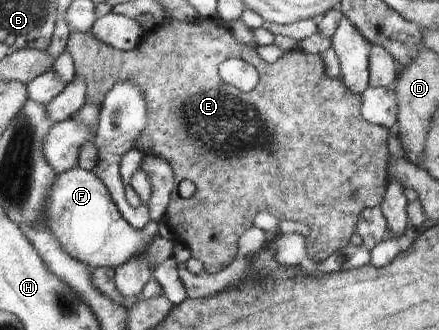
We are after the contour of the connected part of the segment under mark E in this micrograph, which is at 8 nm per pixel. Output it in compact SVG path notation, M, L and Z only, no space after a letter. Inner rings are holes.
M196 16L193 22L185 24L185 22L179 22L179 20L164 18L163 24L157 30L153 28L153 30L143 33L141 42L133 50L119 50L101 42L101 40L95 40L95 36L91 36L91 31L68 33L66 50L73 58L77 76L83 78L83 82L87 86L87 92L85 92L87 101L95 102L99 109L101 104L103 104L105 94L112 90L117 82L123 82L126 79L127 82L131 82L131 84L141 90L141 94L143 94L143 98L146 100L147 124L145 125L145 130L137 138L137 142L135 142L135 149L143 152L145 155L165 160L173 170L176 187L183 180L193 182L195 192L188 199L183 198L178 190L172 191L169 199L169 208L167 208L164 218L167 220L167 226L169 226L169 230L171 230L176 240L181 242L181 244L185 244L191 250L192 257L202 262L203 268L207 273L217 274L217 272L221 272L221 270L227 268L233 262L238 253L238 240L241 238L241 234L247 232L249 228L255 227L253 218L259 212L271 212L277 218L289 218L289 220L297 220L300 224L301 222L307 224L311 231L305 240L309 258L313 261L322 261L326 256L331 256L333 252L339 252L341 248L349 246L351 236L357 232L357 218L359 218L361 212L365 209L379 207L381 202L383 202L389 177L387 172L389 129L385 126L380 127L377 124L369 124L367 120L363 120L363 116L361 116L361 94L353 94L343 84L343 80L340 77L333 78L329 74L325 74L325 66L320 55L312 55L297 49L296 51L284 53L273 64L269 64L257 56L255 48L237 42L237 38L229 32L231 28L230 25L221 19L211 20L211 18ZM229 59L245 60L247 64L251 64L258 70L258 84L253 89L253 92L243 92L235 88L235 86L225 84L219 78L219 64Z

